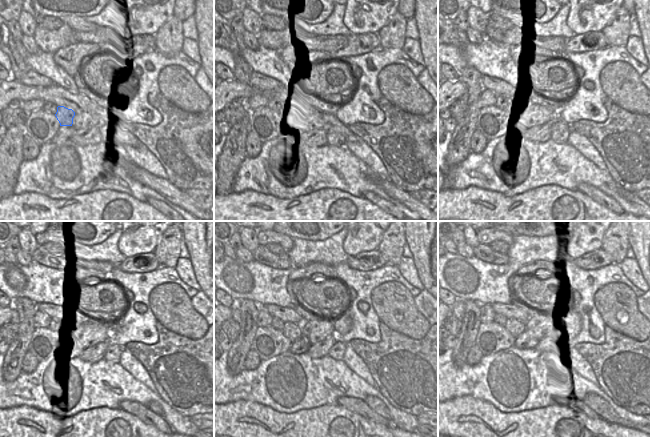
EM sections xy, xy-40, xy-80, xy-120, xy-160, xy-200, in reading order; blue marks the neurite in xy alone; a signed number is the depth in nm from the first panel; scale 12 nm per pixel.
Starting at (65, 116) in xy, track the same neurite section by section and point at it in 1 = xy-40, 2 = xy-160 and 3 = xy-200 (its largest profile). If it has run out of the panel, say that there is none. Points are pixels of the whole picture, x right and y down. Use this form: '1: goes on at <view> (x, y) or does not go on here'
1: goes on at xy-40 (289, 116)
2: goes on at xy-160 (292, 331)
3: goes on at xy-200 (515, 328)

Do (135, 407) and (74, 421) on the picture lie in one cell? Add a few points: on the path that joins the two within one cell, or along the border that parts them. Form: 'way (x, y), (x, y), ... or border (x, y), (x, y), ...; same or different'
border (119, 408), (135, 415), (144, 423); different

